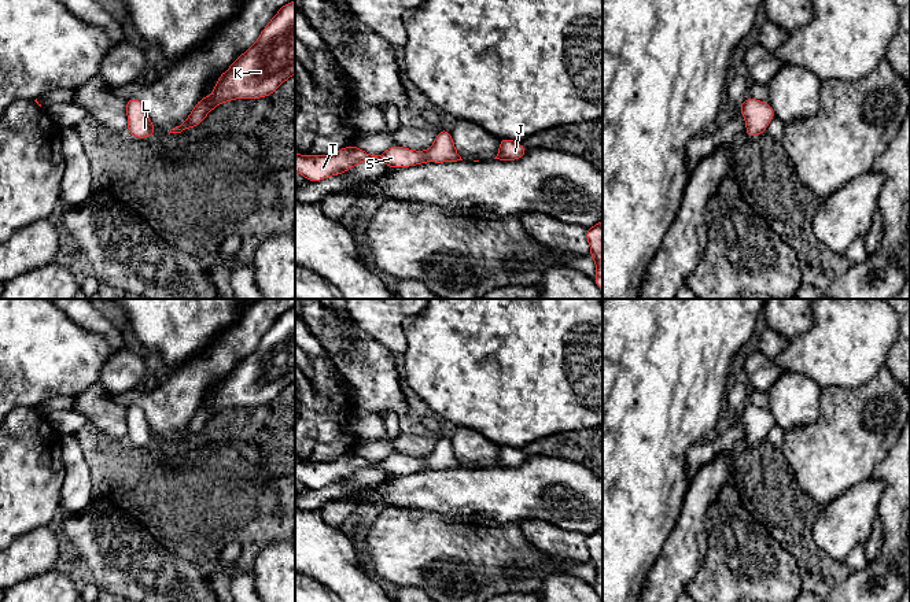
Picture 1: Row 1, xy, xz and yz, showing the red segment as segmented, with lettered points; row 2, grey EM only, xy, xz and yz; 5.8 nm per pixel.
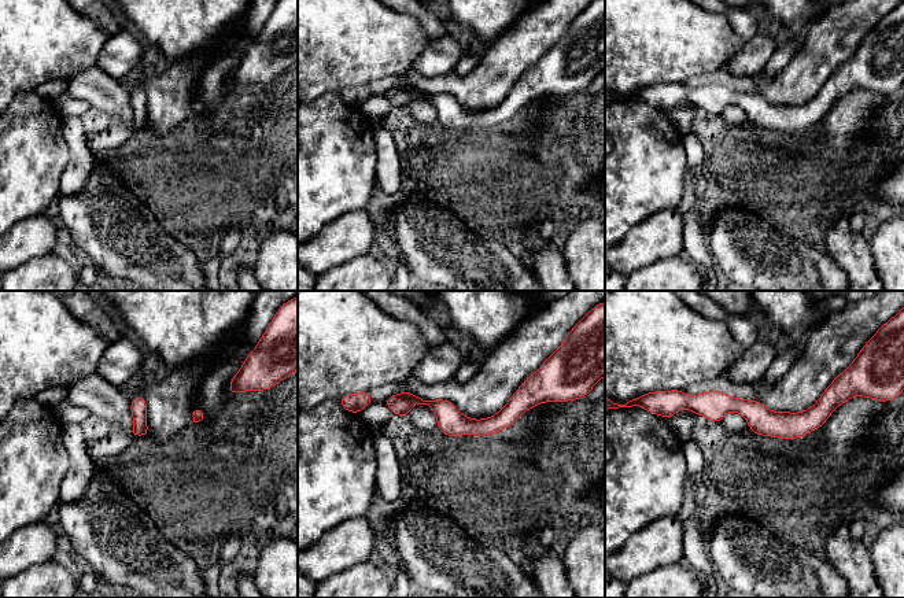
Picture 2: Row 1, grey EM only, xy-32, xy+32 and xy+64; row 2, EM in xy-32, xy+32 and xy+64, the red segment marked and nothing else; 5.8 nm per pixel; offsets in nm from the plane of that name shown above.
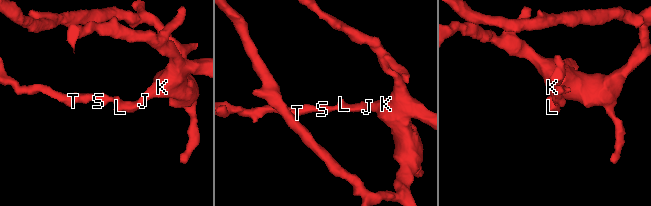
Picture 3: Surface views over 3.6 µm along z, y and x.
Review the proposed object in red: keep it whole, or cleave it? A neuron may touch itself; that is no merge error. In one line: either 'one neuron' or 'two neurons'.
one neuron

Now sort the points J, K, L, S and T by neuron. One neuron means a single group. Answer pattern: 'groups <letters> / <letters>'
groups J K L S T

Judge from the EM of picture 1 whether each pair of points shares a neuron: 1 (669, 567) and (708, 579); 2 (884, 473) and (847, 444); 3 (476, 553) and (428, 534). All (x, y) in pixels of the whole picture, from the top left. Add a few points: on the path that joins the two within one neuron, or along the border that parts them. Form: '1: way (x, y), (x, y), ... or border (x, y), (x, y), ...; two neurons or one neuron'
1: border (708, 545), (703, 564), (684, 587); two neurons
2: border (895, 443), (870, 477); two neurons
3: way (464, 553), (448, 553), (441, 546); one neuron

